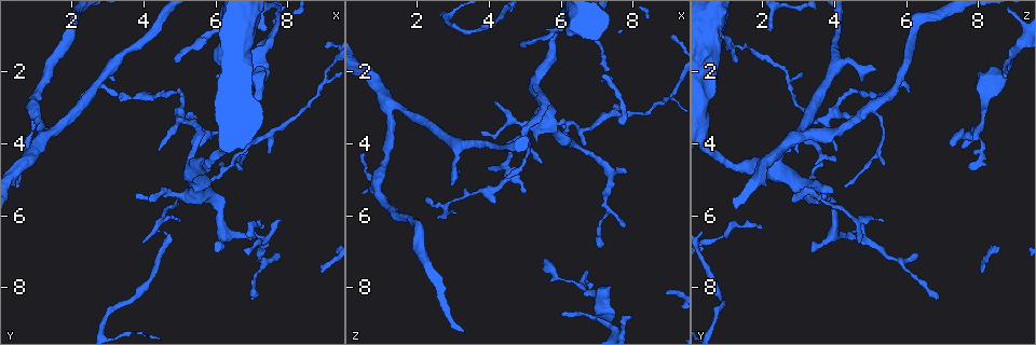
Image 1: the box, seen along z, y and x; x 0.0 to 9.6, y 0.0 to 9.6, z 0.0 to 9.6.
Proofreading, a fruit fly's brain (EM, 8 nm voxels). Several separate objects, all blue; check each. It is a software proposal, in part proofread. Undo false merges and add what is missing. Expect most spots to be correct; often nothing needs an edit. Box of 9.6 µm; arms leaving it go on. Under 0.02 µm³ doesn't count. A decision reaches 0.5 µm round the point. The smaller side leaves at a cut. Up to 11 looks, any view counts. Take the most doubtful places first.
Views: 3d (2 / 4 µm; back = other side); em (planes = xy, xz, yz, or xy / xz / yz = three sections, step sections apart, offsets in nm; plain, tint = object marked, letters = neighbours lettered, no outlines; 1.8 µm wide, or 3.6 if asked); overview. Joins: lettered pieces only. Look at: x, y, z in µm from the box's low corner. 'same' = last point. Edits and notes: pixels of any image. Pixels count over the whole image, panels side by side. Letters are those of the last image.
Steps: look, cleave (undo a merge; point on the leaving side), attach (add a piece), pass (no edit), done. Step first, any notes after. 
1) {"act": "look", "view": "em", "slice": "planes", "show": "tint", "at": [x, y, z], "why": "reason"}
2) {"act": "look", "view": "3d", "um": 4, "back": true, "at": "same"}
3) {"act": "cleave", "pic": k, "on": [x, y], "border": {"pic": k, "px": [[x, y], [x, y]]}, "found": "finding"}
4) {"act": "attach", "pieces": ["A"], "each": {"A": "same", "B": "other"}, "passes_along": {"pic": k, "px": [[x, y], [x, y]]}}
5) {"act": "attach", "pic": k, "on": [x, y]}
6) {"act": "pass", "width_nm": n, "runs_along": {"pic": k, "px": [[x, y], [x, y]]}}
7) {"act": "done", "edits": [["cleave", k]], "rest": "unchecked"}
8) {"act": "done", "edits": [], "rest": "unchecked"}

{"act": "look", "view": "3d", "um": 2, "at": [3.05, 1.85, 4.00]}

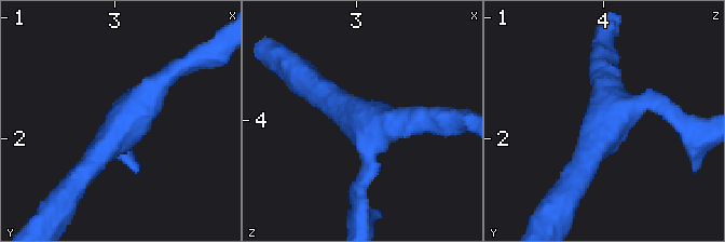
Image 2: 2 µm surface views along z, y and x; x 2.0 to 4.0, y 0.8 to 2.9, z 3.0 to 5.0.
{"act": "look", "view": "em", "slice": "planes", "show": "letters", "at": [3.12, 1.84, 4.02], "why": "need the tissue"}

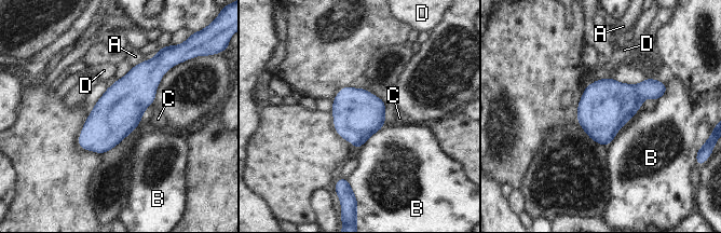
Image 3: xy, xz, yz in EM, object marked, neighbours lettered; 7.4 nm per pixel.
{"act": "pass", "width_nm": 360, "each": {"A": "other", "B": "other", "C": "other", "D": "other"}, "border": {"pic": 3, "px": [[641, 107], [607, 146]]}, "found": "continuous, no second cell"}

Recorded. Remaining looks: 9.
{"act": "look", "view": "3d", "um": 4, "at": [6.25, 0.85, 0.75], "why": "thin neck"}

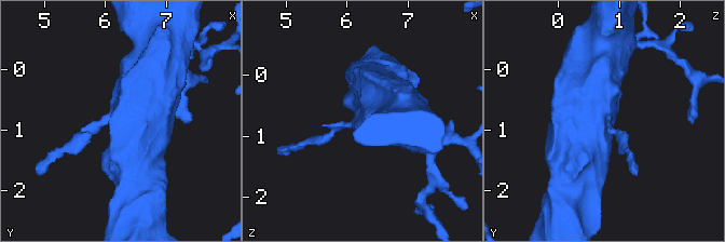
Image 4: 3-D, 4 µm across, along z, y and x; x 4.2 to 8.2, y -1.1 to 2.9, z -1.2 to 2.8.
{"act": "look", "view": "em", "um": 3.6, "slice": "xy", "step": 8, "show": "tint", "at": [6.25, 0.80, 0.75]}

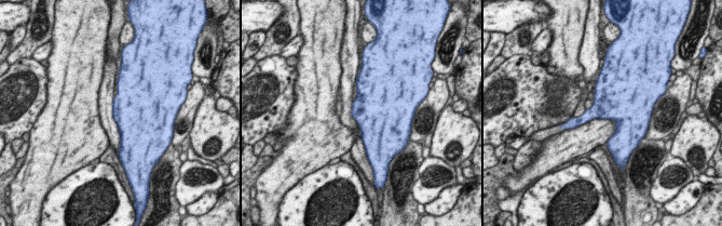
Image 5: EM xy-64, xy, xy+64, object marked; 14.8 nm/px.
{"act": "look", "view": "em", "um": 3.6, "slice": "planes", "show": "letters", "at": "same"}

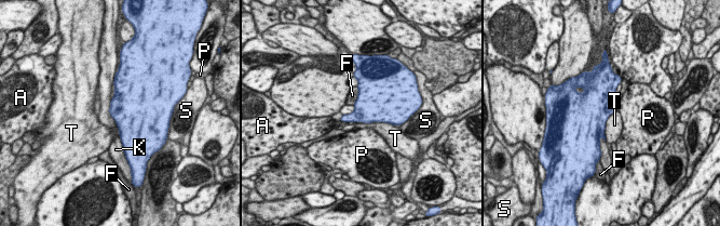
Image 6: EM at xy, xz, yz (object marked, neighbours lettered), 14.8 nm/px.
{"act": "pass", "longest_contact_nm": ["T", 650], "each": {"A": "other", "F": "other", "K": "other", "P": "other", "S": "other", "T": "other"}, "border": {"pic": 6, "px": [[354, 121], [390, 122], [396, 127]]}, "found": "continuous, no second cell"}

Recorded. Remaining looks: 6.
{"act": "look", "view": "em", "um": 3.6, "slice": "planes", "show": "letters", "at": [6.75, 4.05, 7.45], "why": "thin end"}

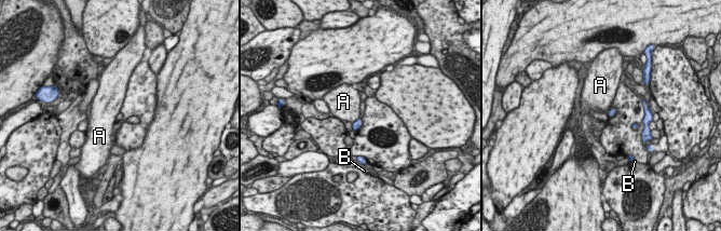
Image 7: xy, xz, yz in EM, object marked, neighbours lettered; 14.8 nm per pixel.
{"act": "pass", "longest_contact_nm": ["A", 140], "each": {"A": "other", "B": "other"}, "found": "no lettered piece goes on from it"}

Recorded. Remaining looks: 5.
{"act": "look", "view": "em", "slice": "planes", "show": "tint", "at": [4.50, 6.15, 4.60], "why": "abrupt turn"}

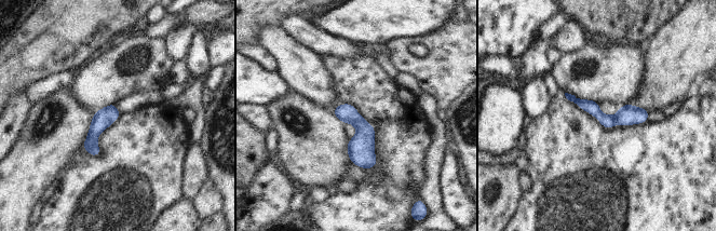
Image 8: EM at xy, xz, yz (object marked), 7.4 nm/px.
{"act": "look", "view": "em", "slice": "planes", "show": "letters", "at": "same"}

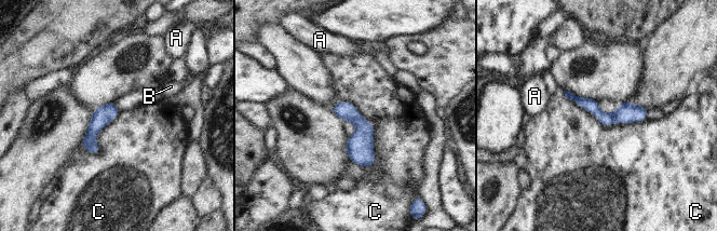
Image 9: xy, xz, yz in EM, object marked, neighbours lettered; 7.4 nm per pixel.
{"act": "pass", "each": {"A": "other", "B": "other", "C": "other"}, "found": "all the same cell"}

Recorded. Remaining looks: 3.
{"act": "done", "edits": [], "rest": "unchecked"}

